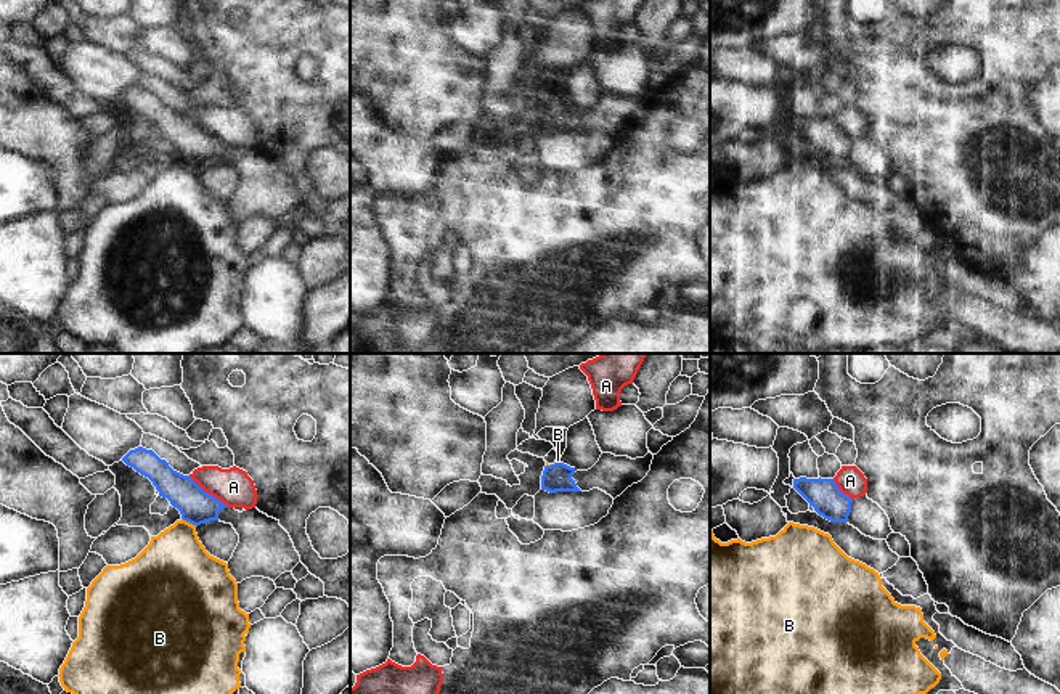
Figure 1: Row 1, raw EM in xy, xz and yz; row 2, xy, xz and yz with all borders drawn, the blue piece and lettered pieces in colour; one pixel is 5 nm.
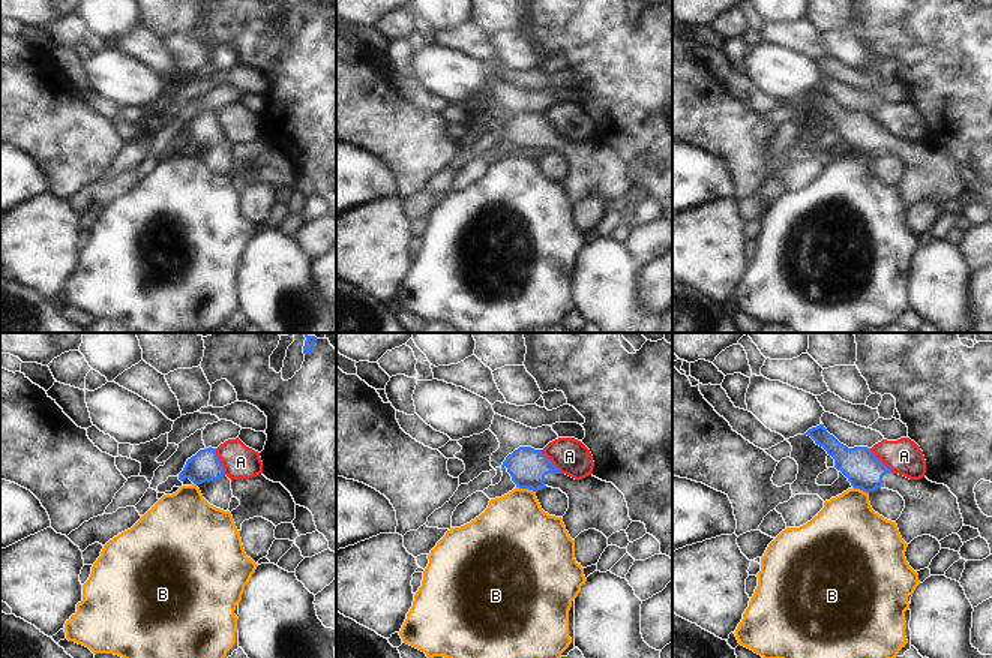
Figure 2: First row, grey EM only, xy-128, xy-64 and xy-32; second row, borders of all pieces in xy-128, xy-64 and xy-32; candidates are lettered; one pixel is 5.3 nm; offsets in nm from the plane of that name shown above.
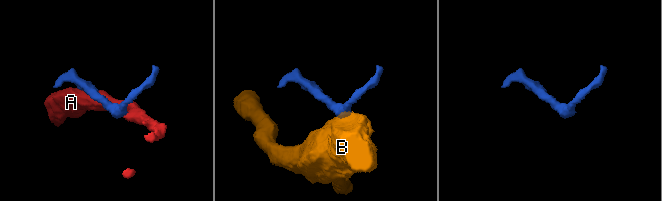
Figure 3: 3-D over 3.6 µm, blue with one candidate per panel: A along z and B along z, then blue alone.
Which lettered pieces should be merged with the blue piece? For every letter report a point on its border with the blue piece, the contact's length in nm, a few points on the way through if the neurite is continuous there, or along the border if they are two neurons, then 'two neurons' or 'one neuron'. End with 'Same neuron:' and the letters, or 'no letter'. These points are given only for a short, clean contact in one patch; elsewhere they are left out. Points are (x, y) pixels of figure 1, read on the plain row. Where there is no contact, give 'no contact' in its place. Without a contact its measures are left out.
A: meets blue in xy at (207, 134); contact 260 nm long; two neurons
B: meets blue in xy at (190, 163); contact 90 nm long; border along xy (182, 158), (196, 166); two neurons
Same neuron: no letter

